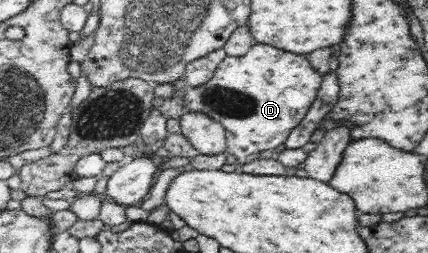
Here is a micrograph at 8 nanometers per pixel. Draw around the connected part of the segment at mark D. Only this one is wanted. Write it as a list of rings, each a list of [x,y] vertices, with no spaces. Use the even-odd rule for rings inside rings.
[[[256,43],[245,56],[225,58],[209,82],[186,88],[184,110],[202,112],[219,121],[226,130],[226,151],[245,164],[253,153],[286,143],[289,133],[313,106],[321,80],[305,56]]]

